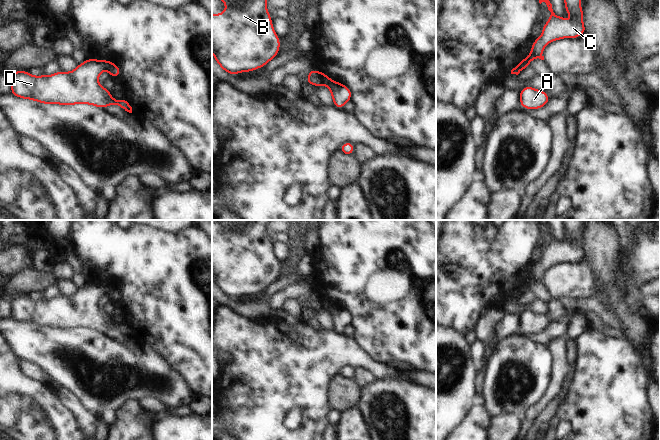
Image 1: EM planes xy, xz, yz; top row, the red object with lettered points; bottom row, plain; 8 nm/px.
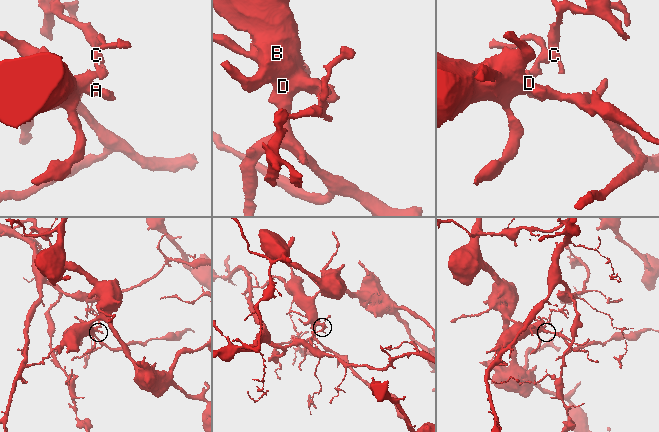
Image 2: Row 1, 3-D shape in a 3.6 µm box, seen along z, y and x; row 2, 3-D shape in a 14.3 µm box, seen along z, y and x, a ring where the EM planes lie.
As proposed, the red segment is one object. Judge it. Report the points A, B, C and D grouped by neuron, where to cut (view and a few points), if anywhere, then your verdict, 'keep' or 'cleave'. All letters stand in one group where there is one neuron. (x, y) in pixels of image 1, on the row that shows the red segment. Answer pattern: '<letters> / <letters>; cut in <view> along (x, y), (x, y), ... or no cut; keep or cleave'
A B D / C; cut in xy along (103, 61), (105, 69); cleave

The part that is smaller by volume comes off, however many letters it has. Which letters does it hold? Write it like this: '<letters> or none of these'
C

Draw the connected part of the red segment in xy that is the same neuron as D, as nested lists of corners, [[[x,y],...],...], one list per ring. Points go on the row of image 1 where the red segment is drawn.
[[[86,59],[72,72],[62,72],[50,76],[31,76],[28,71],[15,71],[10,74],[11,94],[44,104],[91,104],[100,108],[119,105],[132,113],[129,102],[110,96],[109,90],[98,83],[98,76],[105,70],[104,61]]]

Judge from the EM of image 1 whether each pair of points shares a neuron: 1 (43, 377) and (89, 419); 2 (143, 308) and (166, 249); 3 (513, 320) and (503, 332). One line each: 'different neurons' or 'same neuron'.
1: same neuron
2: same neuron
3: same neuron

